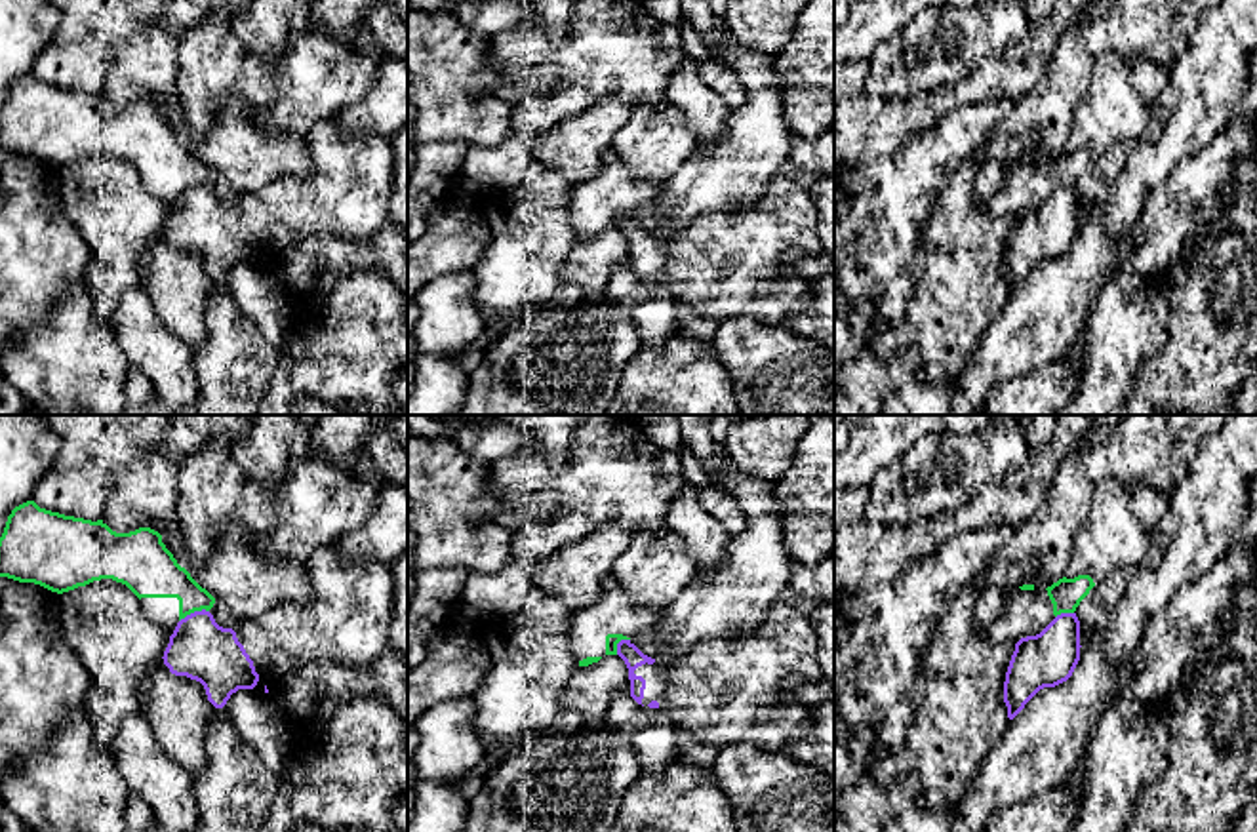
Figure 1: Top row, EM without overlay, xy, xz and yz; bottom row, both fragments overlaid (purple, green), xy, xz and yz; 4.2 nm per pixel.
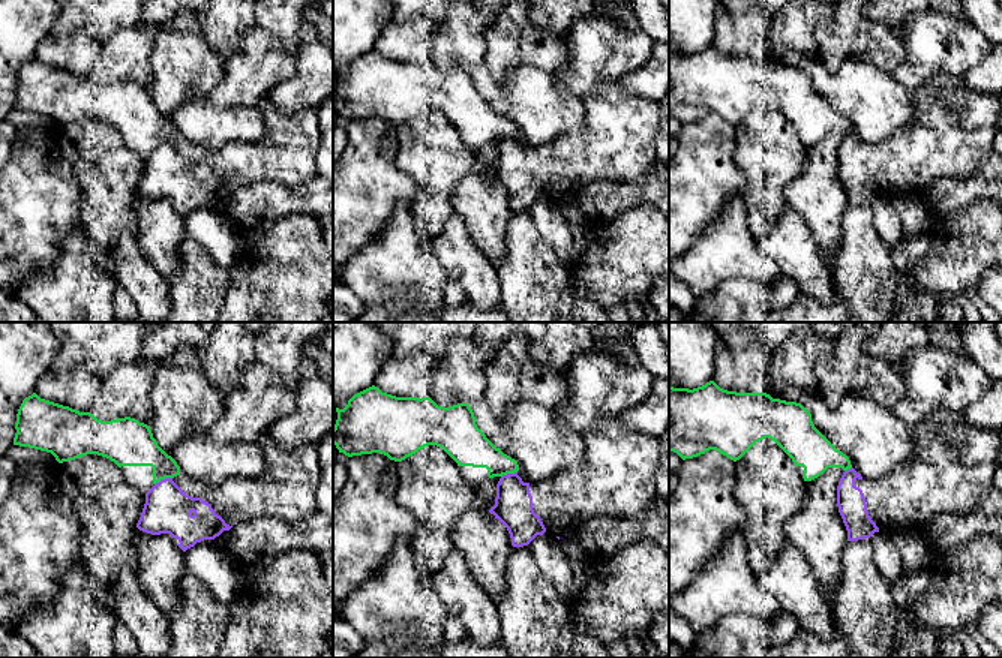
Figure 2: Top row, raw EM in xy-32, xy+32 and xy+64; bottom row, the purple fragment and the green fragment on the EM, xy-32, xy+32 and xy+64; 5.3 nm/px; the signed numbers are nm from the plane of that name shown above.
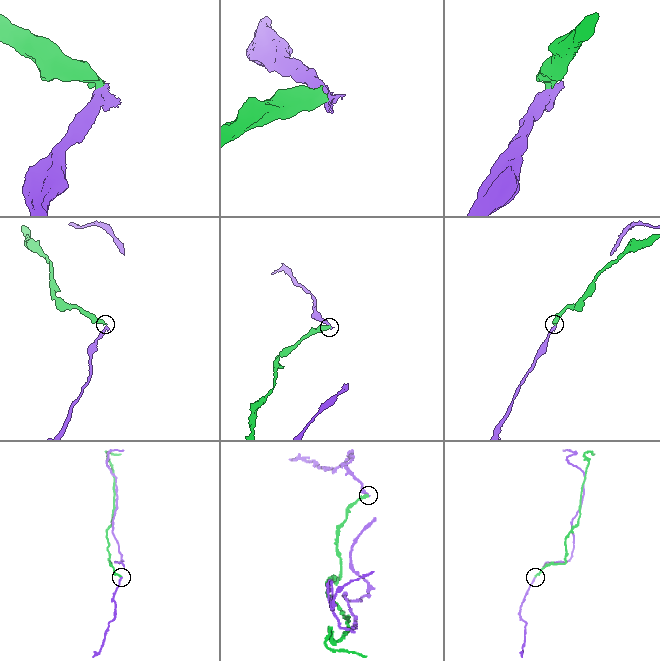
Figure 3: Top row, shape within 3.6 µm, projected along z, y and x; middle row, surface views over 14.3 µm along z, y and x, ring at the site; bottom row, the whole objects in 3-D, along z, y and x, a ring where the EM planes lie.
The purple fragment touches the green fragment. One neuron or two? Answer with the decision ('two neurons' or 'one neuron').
two neurons

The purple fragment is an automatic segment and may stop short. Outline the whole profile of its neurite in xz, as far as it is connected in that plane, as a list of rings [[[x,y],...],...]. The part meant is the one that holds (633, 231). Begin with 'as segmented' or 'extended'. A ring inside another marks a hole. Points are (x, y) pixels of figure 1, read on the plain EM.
extended | [[[779,175],[754,206],[699,215],[667,242],[630,213],[617,217],[617,228],[628,242],[630,270],[646,282],[663,282],[676,303],[699,307],[707,318],[724,322],[747,316],[787,327],[787,318],[811,301],[811,282],[783,265],[783,255],[792,249],[823,251],[815,204],[809,190],[792,179]]]

